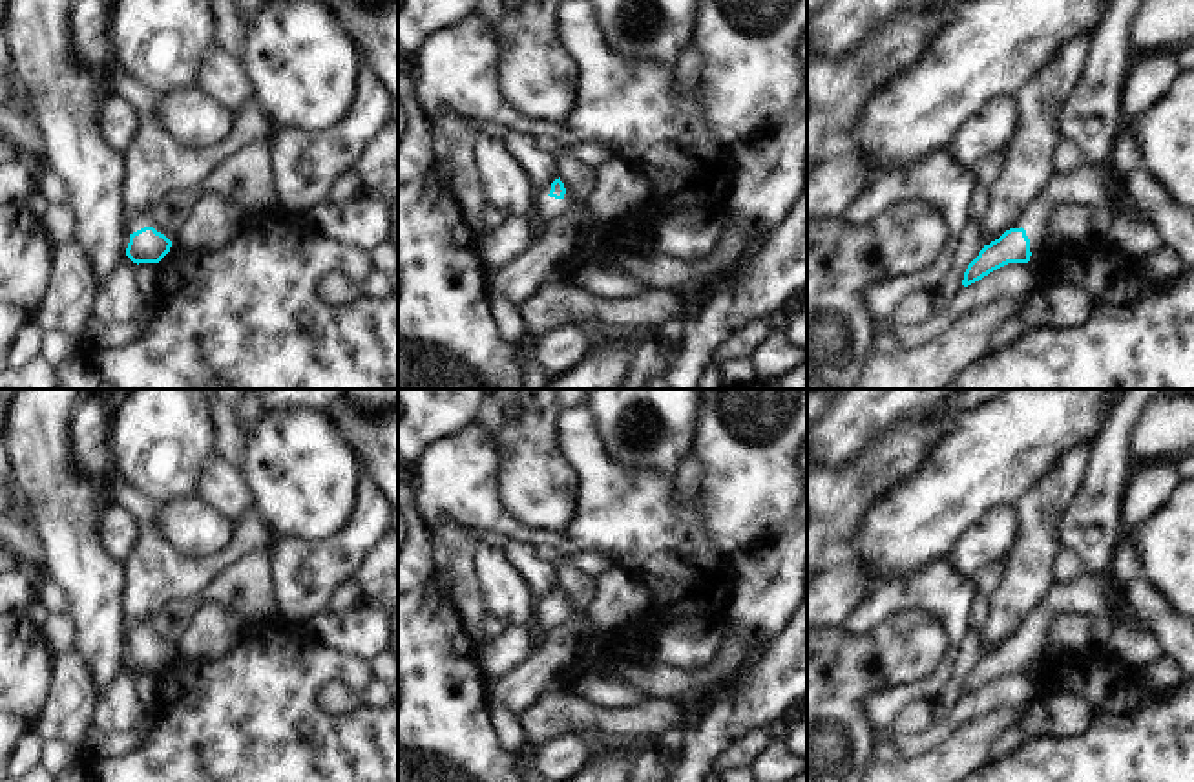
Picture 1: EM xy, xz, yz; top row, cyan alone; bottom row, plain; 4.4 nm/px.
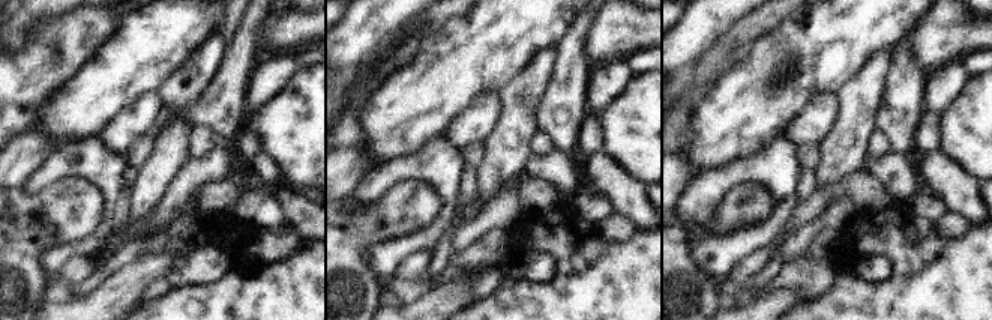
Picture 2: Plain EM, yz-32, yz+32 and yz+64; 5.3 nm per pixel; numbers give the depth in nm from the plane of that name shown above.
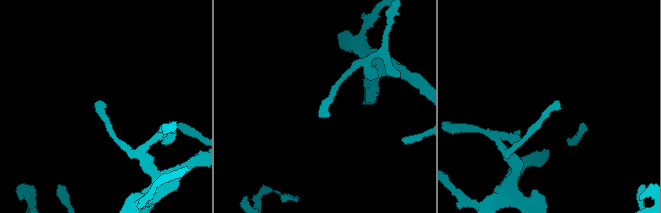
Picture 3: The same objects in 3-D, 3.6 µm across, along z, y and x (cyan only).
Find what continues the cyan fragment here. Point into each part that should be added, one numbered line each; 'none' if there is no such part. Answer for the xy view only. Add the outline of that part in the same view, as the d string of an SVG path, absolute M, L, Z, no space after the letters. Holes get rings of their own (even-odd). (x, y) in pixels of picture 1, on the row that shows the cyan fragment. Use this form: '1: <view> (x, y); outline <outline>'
1: xy (137, 221); outline M150 212L126 217L126 223L128 223L131 234L144 228L144 227L152 227L150 225Z

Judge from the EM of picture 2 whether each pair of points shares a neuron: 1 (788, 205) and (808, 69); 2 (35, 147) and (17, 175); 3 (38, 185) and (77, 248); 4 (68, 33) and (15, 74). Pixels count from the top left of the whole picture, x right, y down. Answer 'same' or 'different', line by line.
1: different
2: same
3: same
4: same

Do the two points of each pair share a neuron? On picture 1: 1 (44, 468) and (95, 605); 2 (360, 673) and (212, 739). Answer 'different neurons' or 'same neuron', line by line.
1: same neuron
2: same neuron

